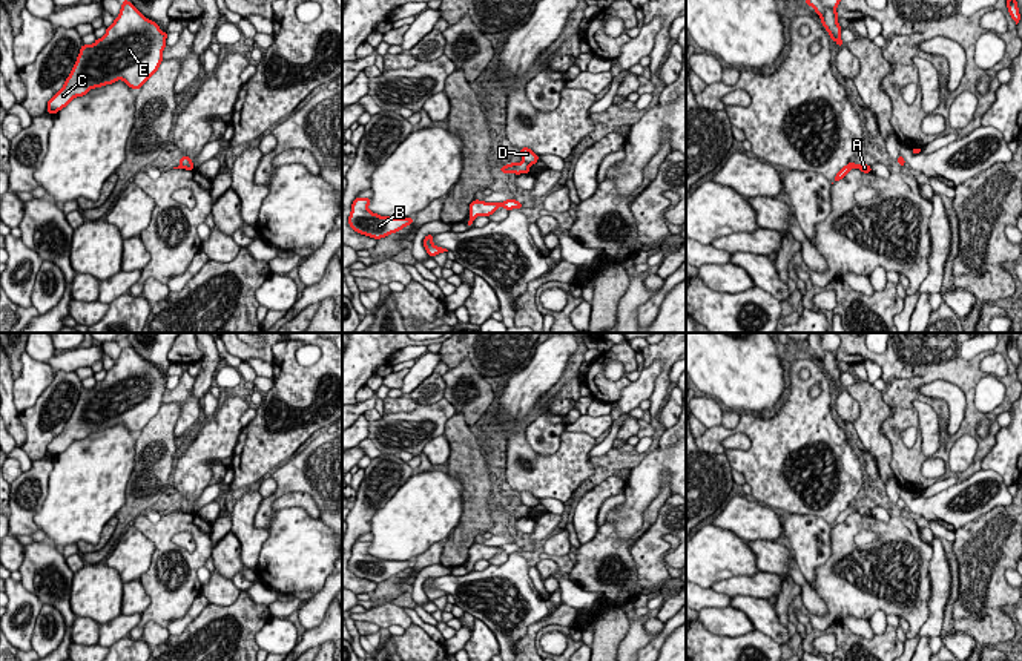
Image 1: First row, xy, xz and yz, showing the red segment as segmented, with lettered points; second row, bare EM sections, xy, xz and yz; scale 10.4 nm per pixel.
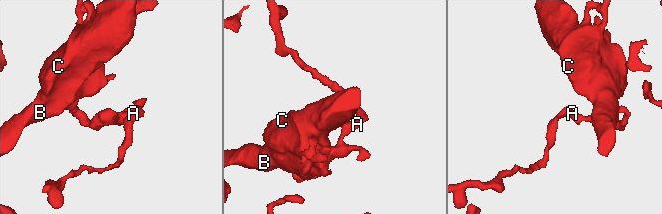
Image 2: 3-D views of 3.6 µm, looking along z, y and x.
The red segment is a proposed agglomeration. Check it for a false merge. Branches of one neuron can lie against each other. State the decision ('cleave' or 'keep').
cleave

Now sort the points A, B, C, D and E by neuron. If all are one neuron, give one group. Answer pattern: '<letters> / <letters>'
A B C E / D

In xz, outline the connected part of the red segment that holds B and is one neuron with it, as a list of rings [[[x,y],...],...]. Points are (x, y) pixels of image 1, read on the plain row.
[[[358,540],[351,548],[348,569],[361,578],[381,583],[411,569],[414,564],[414,561],[390,561],[373,557],[368,554],[370,546],[371,543]]]

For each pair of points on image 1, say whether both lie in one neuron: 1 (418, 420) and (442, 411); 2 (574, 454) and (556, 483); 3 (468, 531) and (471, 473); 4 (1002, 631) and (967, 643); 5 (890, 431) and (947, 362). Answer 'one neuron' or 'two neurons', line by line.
1: one neuron
2: one neuron
3: one neuron
4: two neurons
5: one neuron

